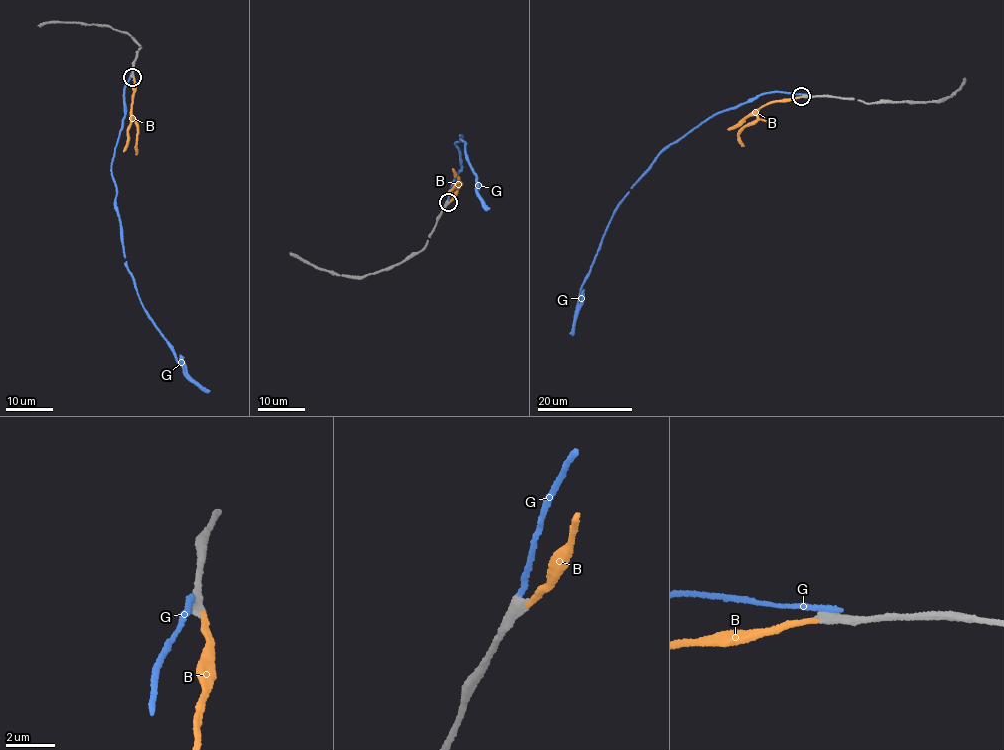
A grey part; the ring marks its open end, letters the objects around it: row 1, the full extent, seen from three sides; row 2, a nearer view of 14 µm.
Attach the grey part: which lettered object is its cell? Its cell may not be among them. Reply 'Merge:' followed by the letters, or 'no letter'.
Merge: B

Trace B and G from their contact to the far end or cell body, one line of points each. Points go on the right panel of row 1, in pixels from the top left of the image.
B: (803, 97), (771, 101), (758, 110), (756, 118), (738, 135), (738, 142), (744, 146)
G: (804, 95), (778, 91), (759, 94), (715, 113), (655, 158), (616, 209), (579, 296), (580, 304), (569, 334)

